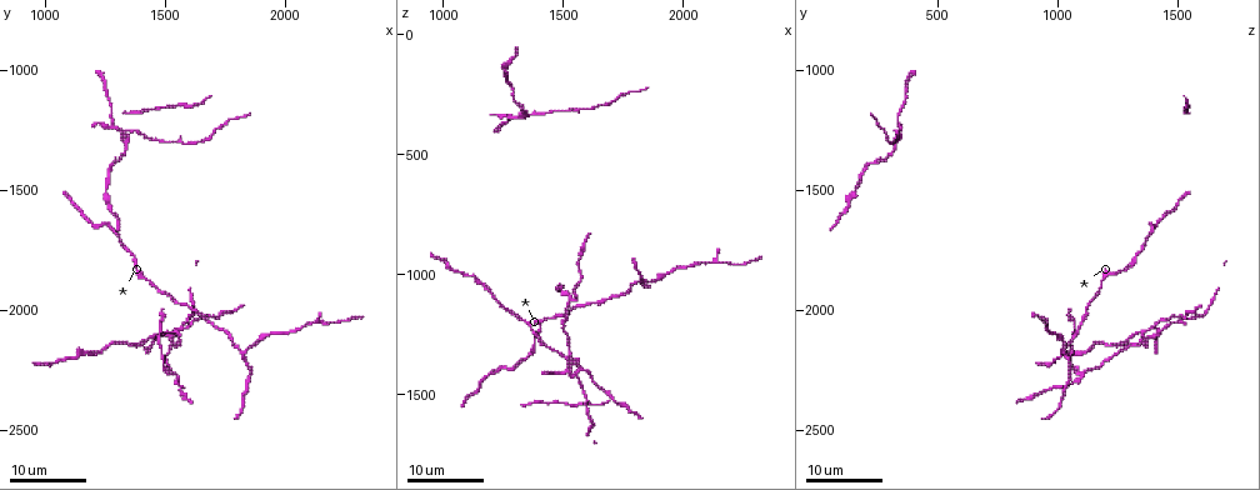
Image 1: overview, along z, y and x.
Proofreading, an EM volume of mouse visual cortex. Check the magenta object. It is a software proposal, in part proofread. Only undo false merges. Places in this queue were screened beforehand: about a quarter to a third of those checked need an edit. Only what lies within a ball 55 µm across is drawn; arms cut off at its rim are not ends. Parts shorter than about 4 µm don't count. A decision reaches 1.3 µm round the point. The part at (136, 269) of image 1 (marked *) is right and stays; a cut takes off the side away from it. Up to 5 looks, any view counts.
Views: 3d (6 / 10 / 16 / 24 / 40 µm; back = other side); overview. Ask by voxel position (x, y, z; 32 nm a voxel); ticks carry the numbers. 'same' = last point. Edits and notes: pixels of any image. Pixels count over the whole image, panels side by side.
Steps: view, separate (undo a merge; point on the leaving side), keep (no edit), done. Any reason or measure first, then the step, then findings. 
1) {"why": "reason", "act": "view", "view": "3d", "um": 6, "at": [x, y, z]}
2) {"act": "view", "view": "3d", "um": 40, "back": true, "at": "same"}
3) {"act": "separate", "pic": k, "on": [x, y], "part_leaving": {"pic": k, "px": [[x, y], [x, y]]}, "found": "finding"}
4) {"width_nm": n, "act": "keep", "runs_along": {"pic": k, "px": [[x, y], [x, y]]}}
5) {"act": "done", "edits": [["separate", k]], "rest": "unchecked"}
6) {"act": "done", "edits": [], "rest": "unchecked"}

{"why": "three arms meet", "act": "view", "view": "3d", "um": 16, "at": [1830, 2180, 1020]}

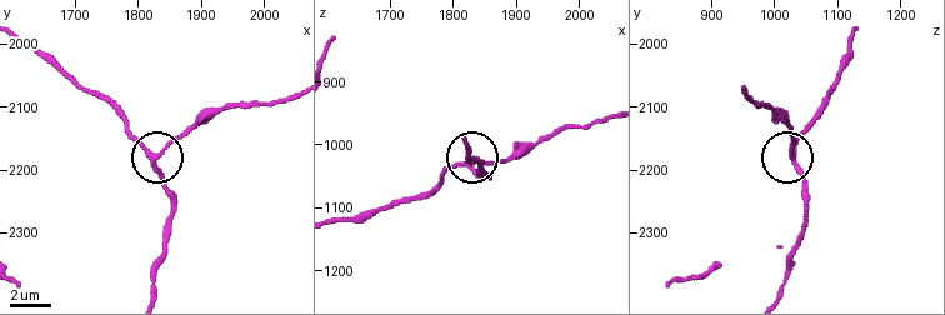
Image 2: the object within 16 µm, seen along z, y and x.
{"act": "view", "view": "3d", "um": 10, "at": [1835, 2175, 1025]}

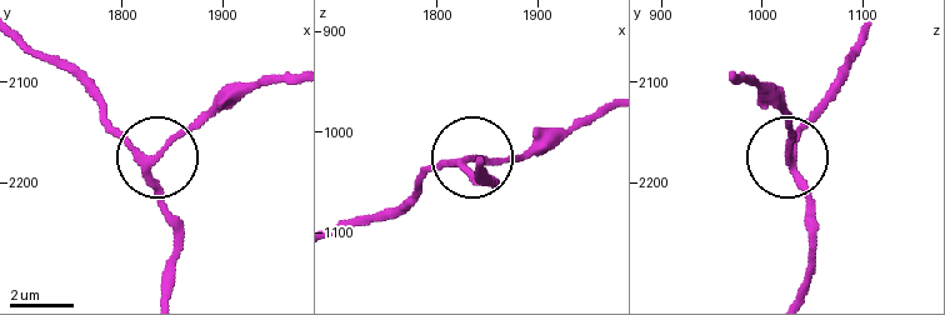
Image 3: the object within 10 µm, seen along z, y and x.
{"arms": 3, "act": "keep", "runs_along": {"pic": 3, "px": [[865, 33], [786, 156], [808, 203], [808, 248]]}, "found": "one neuron here"}

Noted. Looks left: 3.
{"why": "side arm on a straight run", "act": "view", "view": "3d", "um": 24, "at": [2150, 2040, 940]}

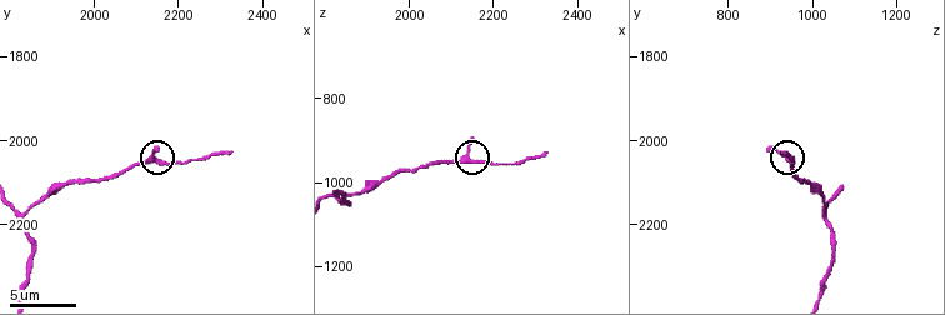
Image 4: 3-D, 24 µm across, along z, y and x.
{"act": "view", "view": "3d", "um": 6, "at": [2155, 2055, 945]}

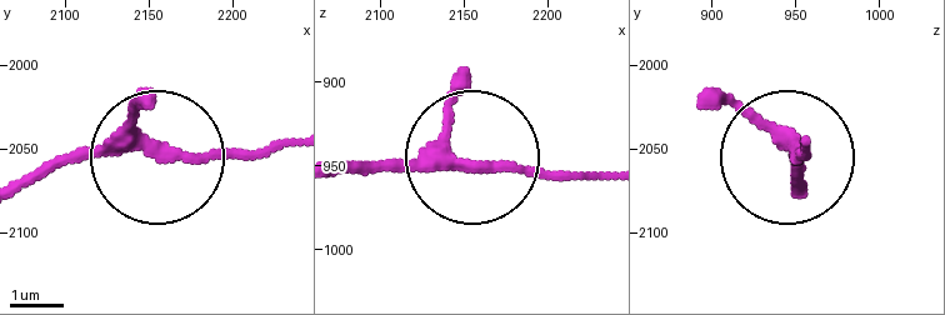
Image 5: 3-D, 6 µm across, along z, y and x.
{"arms": 3, "act": "keep", "runs_along": {"pic": 5, "px": [[28, 184], [109, 151], [283, 148]]}, "found": "all the same neuron"}

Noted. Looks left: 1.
{"act": "done", "edits": [], "rest": "unchecked"}

